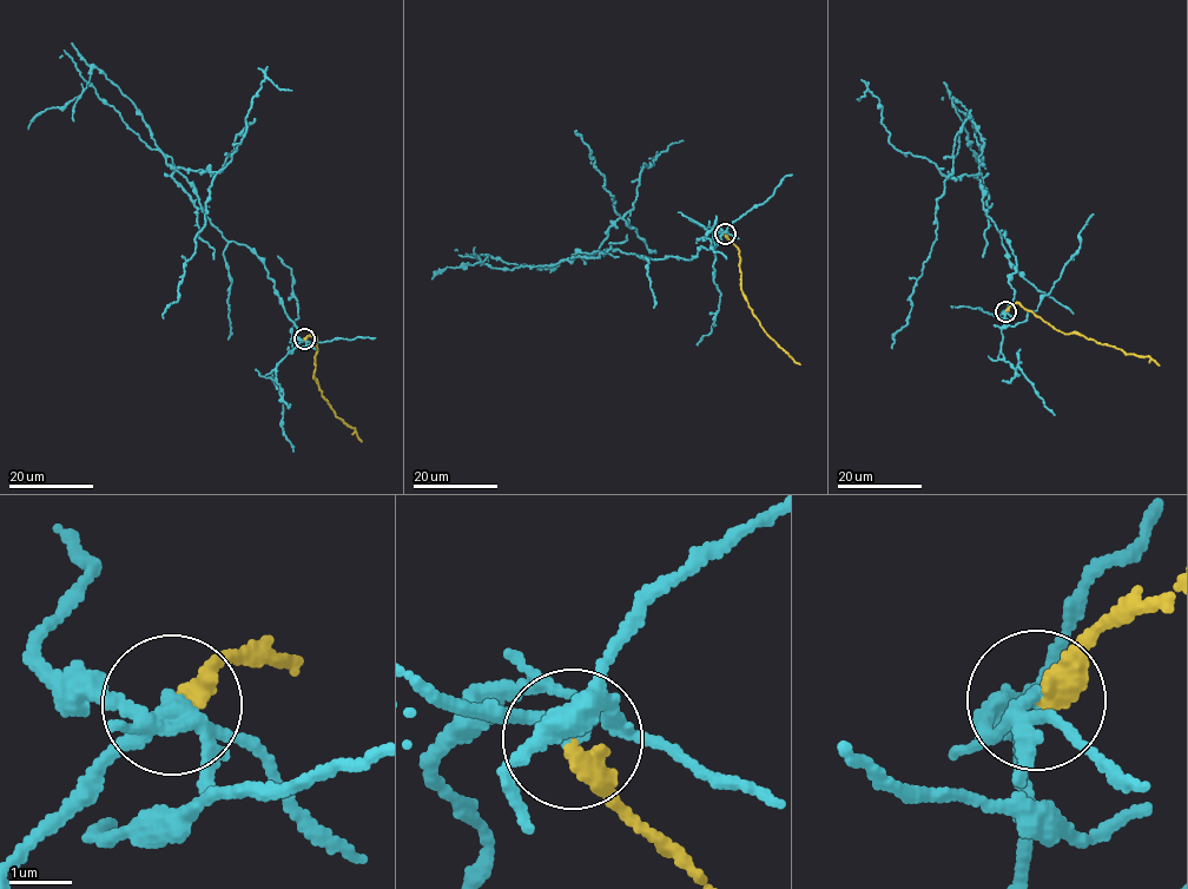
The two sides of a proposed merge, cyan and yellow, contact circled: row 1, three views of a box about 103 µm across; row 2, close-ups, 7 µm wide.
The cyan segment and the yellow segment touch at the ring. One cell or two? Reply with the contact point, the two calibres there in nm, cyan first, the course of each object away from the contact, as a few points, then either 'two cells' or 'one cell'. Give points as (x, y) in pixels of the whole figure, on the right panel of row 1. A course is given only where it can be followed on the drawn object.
place (1005, 311); calibres 180 and 360 nm; course cyan (1005, 311), (1016, 259), (983, 208), (982, 164), (981, 173), (946, 178), (936, 238), (892, 348); course yellow (1005, 311), (1012, 304), (1020, 304), (1066, 334), (1074, 333), (1128, 354), (1147, 356), (1160, 364); two cells

